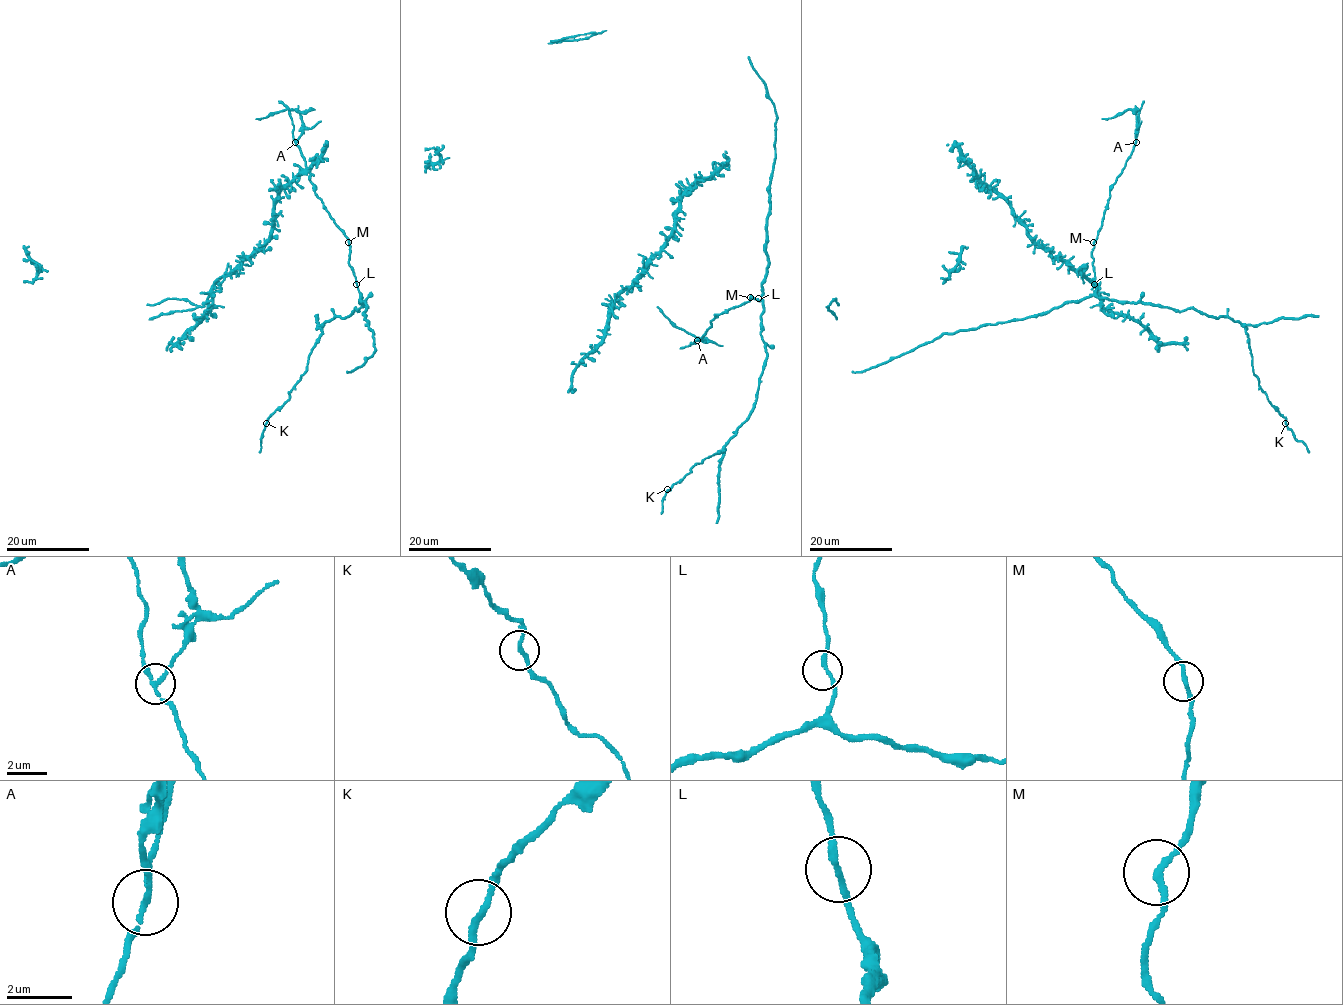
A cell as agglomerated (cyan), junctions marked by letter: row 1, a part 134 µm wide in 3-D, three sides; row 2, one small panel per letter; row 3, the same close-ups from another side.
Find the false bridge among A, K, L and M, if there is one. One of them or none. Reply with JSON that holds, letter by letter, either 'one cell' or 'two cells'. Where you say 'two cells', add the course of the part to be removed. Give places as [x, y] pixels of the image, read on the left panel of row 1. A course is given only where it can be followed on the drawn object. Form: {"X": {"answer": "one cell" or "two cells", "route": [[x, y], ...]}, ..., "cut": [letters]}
{"A": {"answer": "two cells", "route": [[296, 142], [303, 122], [293, 109], [255, 118]]}, "K": {"answer": "one cell"}, "L": {"answer": "one cell"}, "M": {"answer": "one cell"}, "cut": ["A"]}

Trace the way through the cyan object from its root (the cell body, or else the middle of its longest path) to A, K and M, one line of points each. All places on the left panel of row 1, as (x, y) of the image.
A: (356, 283), (348, 262), (349, 241), (315, 193), (309, 169), (296, 142)
K: (356, 283), (359, 302), (365, 304), (324, 323), (307, 370), (266, 423)
M: (356, 283), (348, 262), (348, 242)

